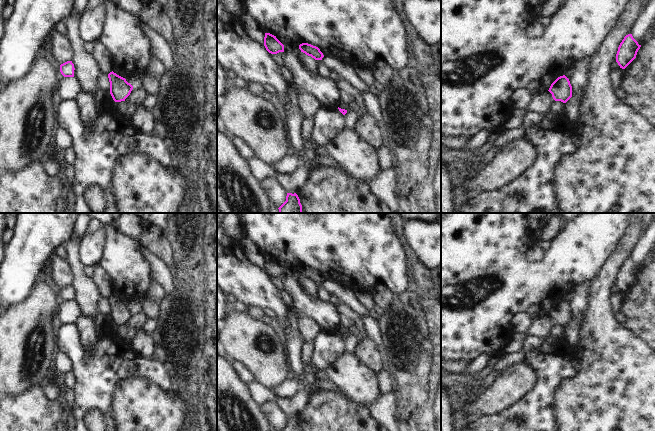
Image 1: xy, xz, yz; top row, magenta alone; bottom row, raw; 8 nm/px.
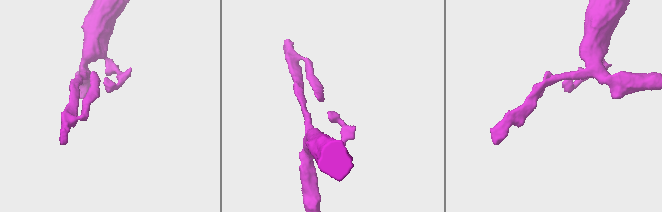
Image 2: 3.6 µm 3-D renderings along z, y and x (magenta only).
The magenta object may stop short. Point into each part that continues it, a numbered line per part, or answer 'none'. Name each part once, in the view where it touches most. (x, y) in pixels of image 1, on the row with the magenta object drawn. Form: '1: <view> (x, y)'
none

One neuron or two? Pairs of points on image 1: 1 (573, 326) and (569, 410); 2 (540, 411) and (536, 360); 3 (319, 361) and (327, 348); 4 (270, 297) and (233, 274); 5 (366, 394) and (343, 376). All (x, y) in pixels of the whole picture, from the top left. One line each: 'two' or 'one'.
1: two
2: one
3: one
4: one
5: one

